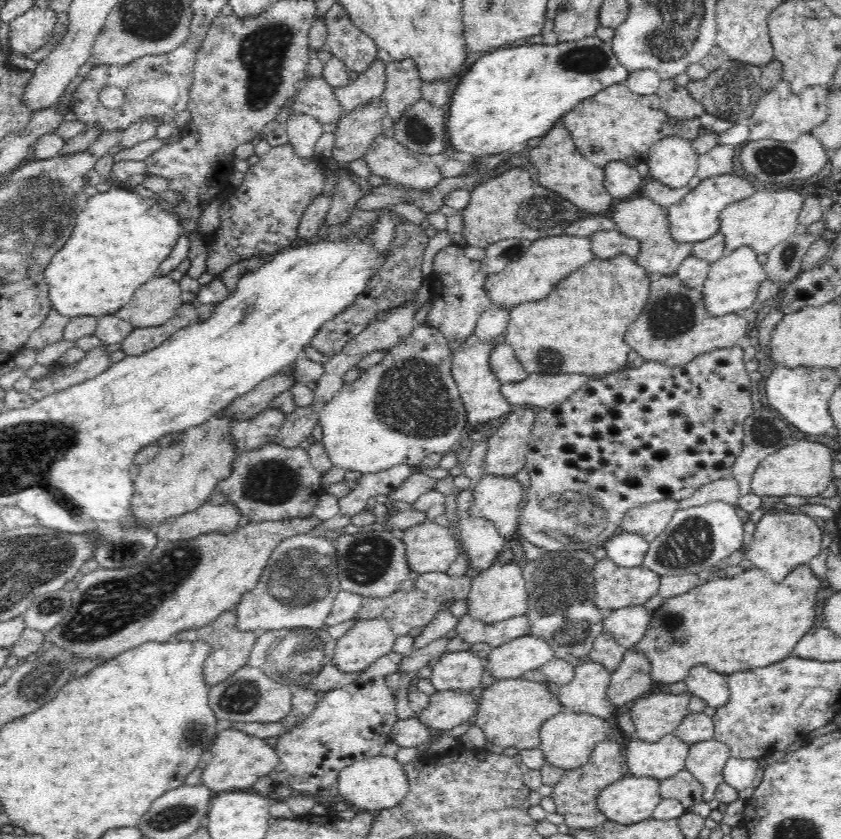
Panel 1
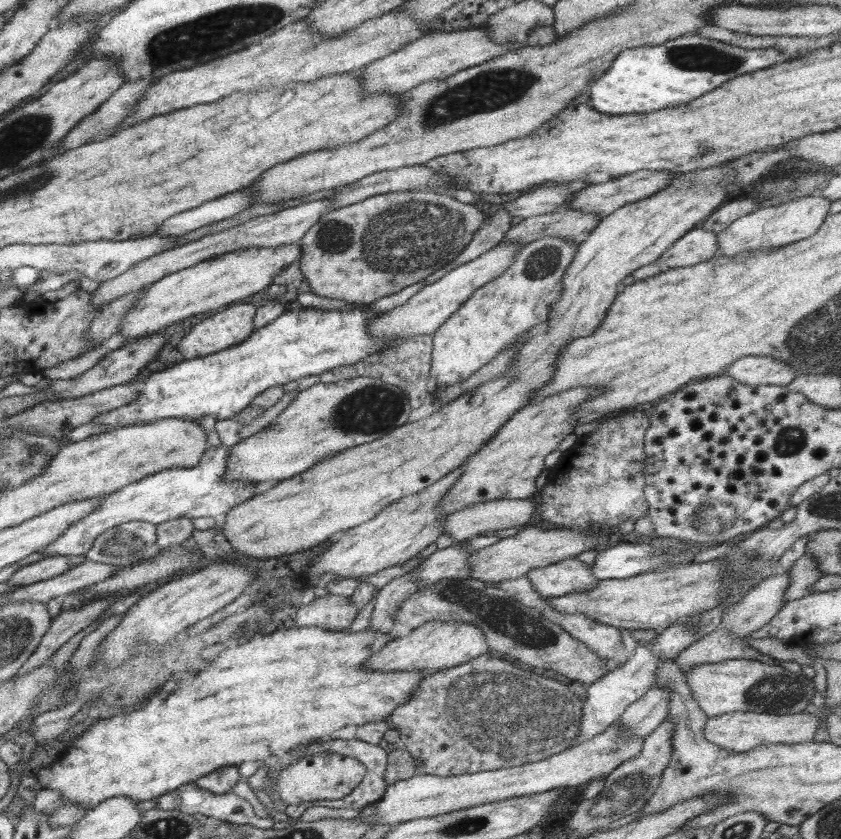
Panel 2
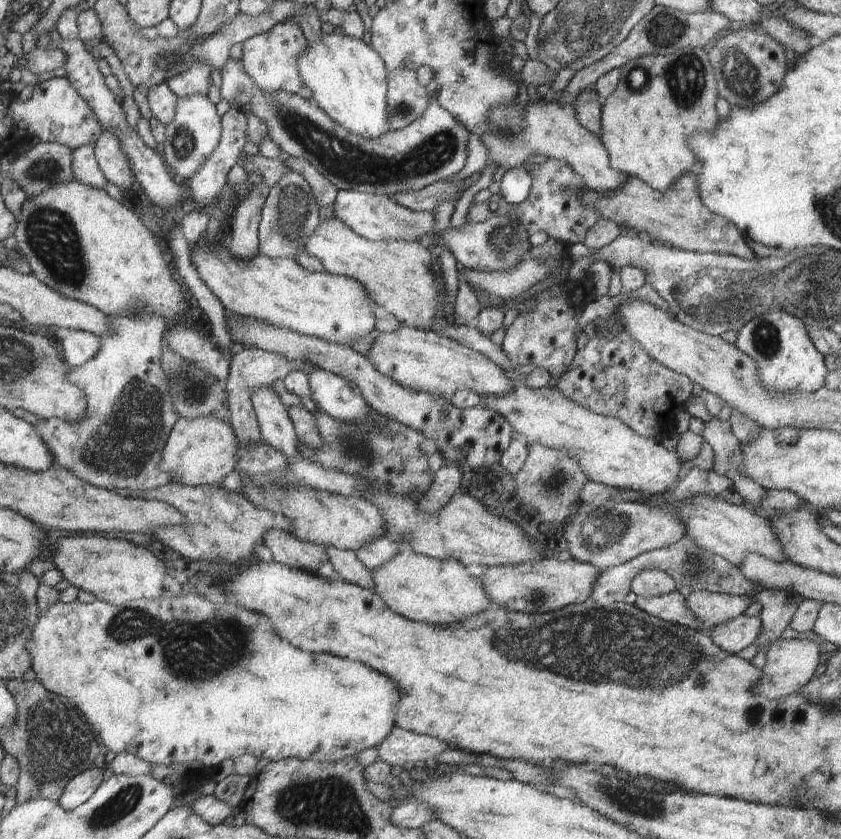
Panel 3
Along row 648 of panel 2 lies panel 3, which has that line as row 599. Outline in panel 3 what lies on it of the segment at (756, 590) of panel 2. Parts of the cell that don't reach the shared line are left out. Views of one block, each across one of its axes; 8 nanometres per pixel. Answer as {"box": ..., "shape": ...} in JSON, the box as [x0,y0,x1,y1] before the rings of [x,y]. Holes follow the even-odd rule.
{"box":[685,591,756,627],"shape":[[[696,591],[685,597],[685,605],[700,623],[710,627],[744,615],[744,611],[756,601],[754,596]]]}

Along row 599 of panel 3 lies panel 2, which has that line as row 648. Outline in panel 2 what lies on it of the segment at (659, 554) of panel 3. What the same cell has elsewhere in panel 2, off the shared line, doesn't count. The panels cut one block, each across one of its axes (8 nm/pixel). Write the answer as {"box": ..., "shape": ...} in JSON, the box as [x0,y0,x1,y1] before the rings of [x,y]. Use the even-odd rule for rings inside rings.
{"box":[494,576,628,666],"shape":[[[521,576],[514,580],[500,580],[500,582],[496,582],[494,586],[504,590],[504,592],[508,593],[508,595],[512,596],[512,598],[516,599],[518,602],[524,604],[524,606],[529,606],[530,608],[538,610],[538,612],[548,620],[558,623],[558,625],[572,635],[572,638],[581,640],[585,645],[591,647],[601,658],[608,658],[617,666],[622,666],[622,664],[626,662],[628,657],[624,650],[624,645],[622,645],[620,629],[606,626],[606,624],[600,624],[600,622],[596,622],[596,620],[590,620],[586,614],[578,614],[578,612],[560,614],[560,612],[556,611],[556,608],[550,608],[548,600],[544,598],[538,590],[534,590],[534,586],[530,584],[530,580],[528,580],[526,576]]]}

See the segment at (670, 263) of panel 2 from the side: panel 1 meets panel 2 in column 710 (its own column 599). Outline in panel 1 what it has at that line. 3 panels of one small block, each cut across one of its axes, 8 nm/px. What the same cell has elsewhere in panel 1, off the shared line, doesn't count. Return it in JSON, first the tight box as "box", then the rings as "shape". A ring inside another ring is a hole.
{"box":[592,229,640,261],"shape":[[[617,229],[596,232],[592,237],[594,256],[596,258],[610,259],[619,254],[627,254],[636,261],[640,252],[640,242],[625,236]]]}

